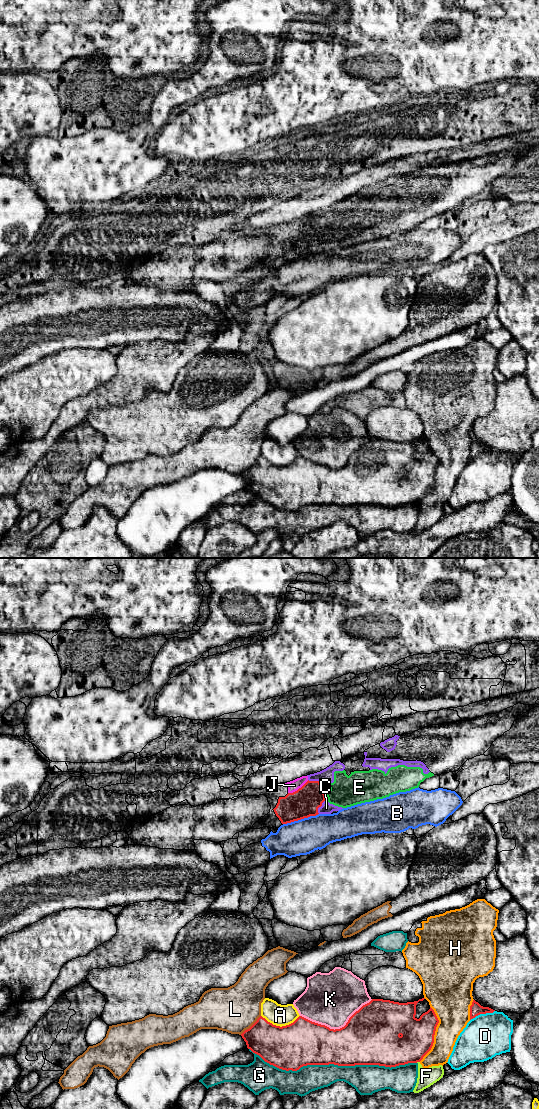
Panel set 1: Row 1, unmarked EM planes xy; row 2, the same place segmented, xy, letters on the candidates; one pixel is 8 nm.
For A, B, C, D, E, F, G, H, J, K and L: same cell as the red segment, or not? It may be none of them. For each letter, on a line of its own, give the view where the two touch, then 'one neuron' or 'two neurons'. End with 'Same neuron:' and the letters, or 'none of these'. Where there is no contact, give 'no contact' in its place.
A: contact in xy; two neurons
B: contact in xy; two neurons
C: contact in xy; one neuron
D: contact in xy; two neurons
E: contact in xy; one neuron
F: contact in xy; two neurons
G: contact in xy; two neurons
H: contact in xy; two neurons
J: contact in xy; one neuron
K: contact in xy; two neurons
L: contact in xy; two neurons
Same neuron: C, E, J

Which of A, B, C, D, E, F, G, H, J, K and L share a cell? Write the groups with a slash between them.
A / B / C E J / D / F H / G / K / L

